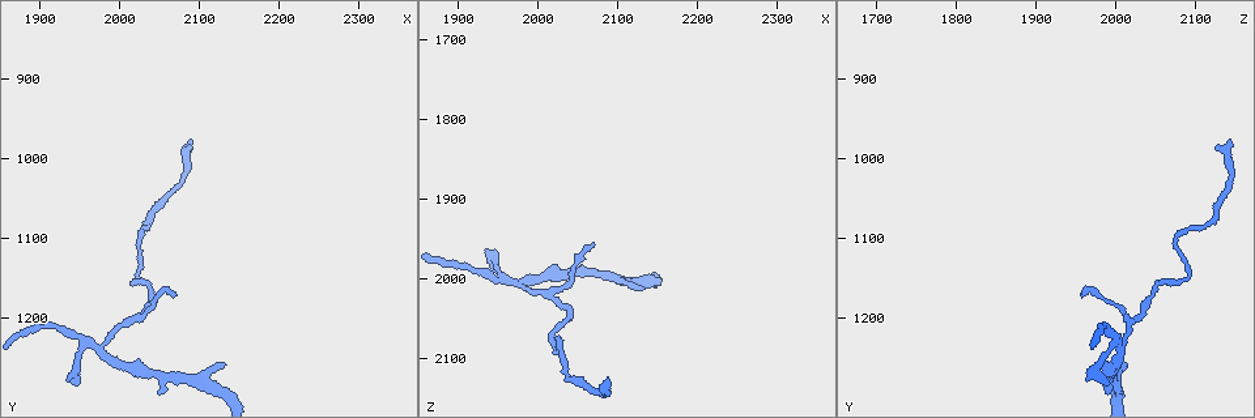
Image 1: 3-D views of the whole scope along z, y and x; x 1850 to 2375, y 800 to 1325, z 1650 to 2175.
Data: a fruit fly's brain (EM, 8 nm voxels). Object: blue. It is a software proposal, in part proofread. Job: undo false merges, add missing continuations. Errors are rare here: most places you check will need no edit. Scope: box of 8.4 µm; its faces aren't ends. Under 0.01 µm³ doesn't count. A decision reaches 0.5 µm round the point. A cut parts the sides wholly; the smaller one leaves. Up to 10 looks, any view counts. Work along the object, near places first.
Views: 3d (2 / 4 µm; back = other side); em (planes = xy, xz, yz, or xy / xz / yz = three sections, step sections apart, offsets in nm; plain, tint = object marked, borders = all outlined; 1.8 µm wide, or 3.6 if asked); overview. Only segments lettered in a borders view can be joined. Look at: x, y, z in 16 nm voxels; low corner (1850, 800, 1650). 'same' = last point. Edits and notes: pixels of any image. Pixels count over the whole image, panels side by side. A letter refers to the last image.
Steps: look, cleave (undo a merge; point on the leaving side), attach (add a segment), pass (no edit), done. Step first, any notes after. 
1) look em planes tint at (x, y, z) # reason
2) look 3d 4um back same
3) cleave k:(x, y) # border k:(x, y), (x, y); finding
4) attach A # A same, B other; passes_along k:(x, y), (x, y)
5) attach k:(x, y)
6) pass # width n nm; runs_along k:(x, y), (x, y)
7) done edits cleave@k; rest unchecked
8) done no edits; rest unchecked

look em xz step 4 borders at (2130, 1260, 2015) # an open end

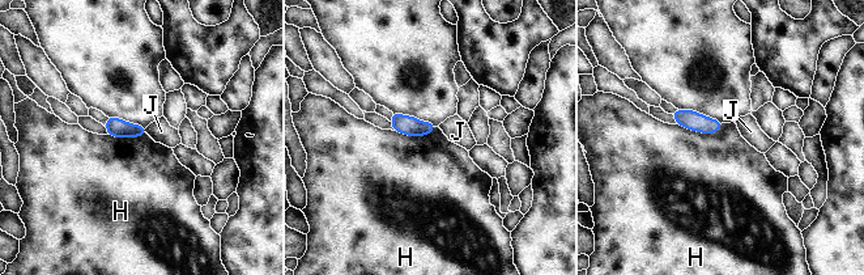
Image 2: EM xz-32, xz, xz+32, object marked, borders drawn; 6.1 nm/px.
look em planes borders same

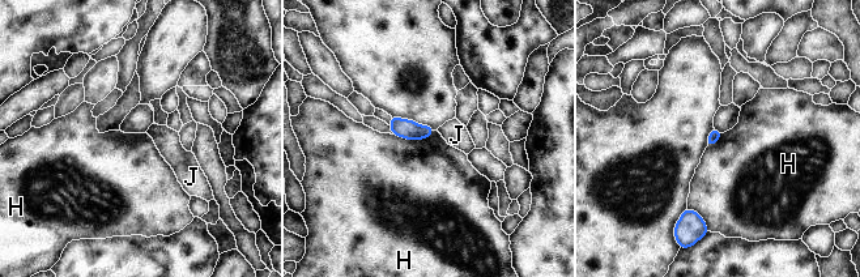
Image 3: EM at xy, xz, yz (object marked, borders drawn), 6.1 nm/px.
pass # H other, J other; border 3:(434, 131), (414, 140), (392, 135); no lettered segment goes on from it

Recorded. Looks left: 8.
look em yz step 16 tint at (2090, 975, 2145)

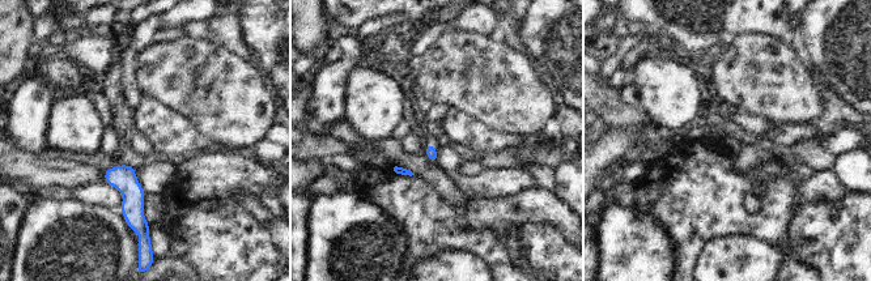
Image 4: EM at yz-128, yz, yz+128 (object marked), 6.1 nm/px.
look em planes borders same # another direction

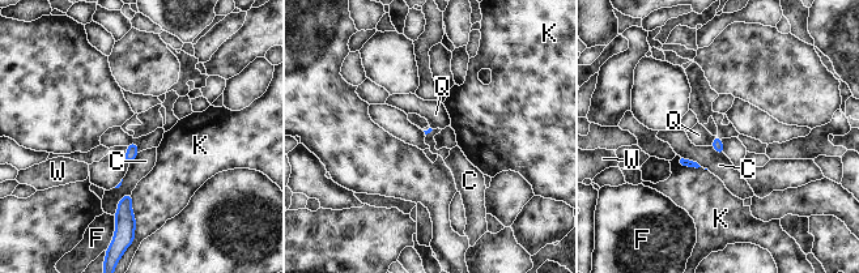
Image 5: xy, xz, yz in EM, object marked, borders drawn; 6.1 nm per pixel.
pass # C other, F other, K other, Q other, W other; border 5:(715, 136), (710, 145); none of them fits

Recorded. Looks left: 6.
look em xz step 4 tint at (2025, 1150, 2090)

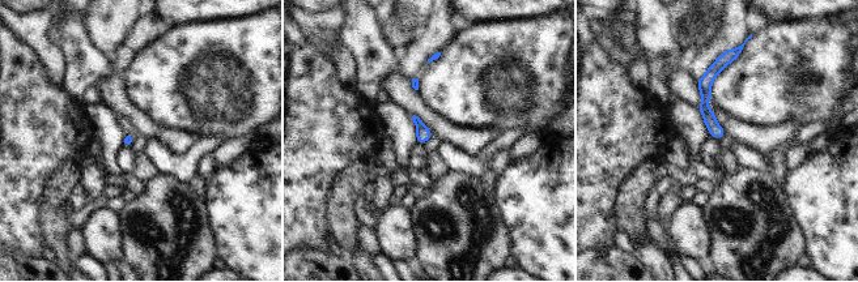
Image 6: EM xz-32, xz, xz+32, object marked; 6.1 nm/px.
look em yz step 8 tint same

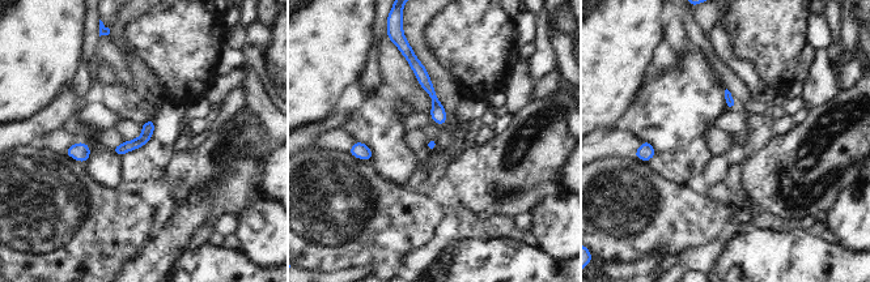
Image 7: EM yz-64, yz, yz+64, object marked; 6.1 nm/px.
look em yz step 8 borders same

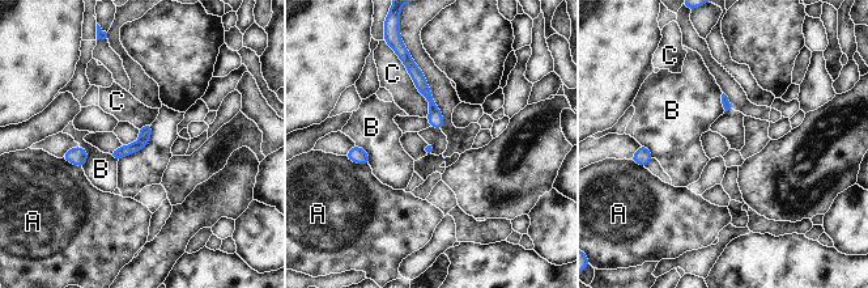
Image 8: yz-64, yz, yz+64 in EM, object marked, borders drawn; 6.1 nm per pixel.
pass # A other, B other, C other; runs_along 8:(148, 127), (133, 148), (115, 155); continuous, no second cell

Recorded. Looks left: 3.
look 3d 2um at (1980, 1245, 2005) # four arms meet

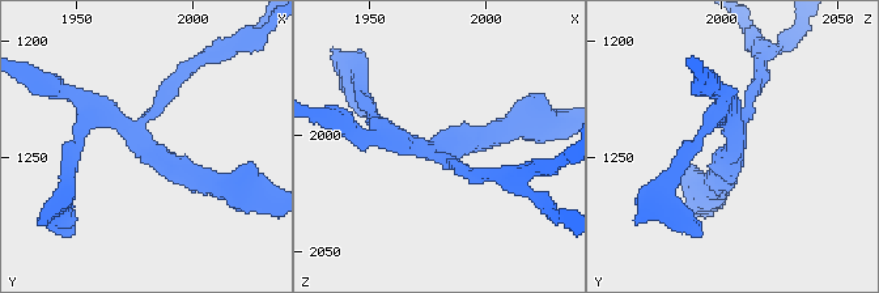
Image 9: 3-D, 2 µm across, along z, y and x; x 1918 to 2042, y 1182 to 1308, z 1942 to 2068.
look em planes borders at (1985, 1248, 2006) # arms 4; need the tissue

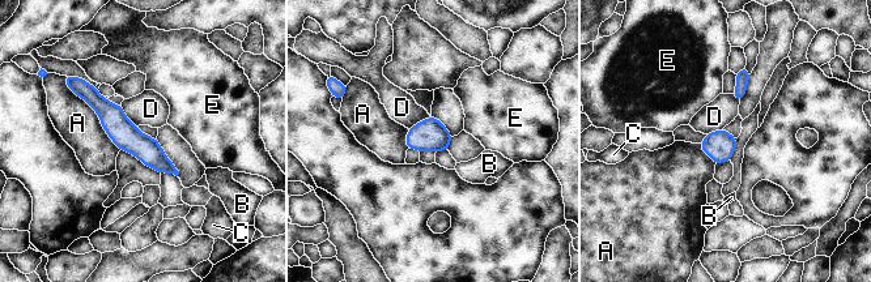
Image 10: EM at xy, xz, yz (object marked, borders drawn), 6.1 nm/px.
pass # longest_contact A 500 nm; A other, B other, C other, D other, E other; one cell here

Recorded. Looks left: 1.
done no edits; rest unchecked

